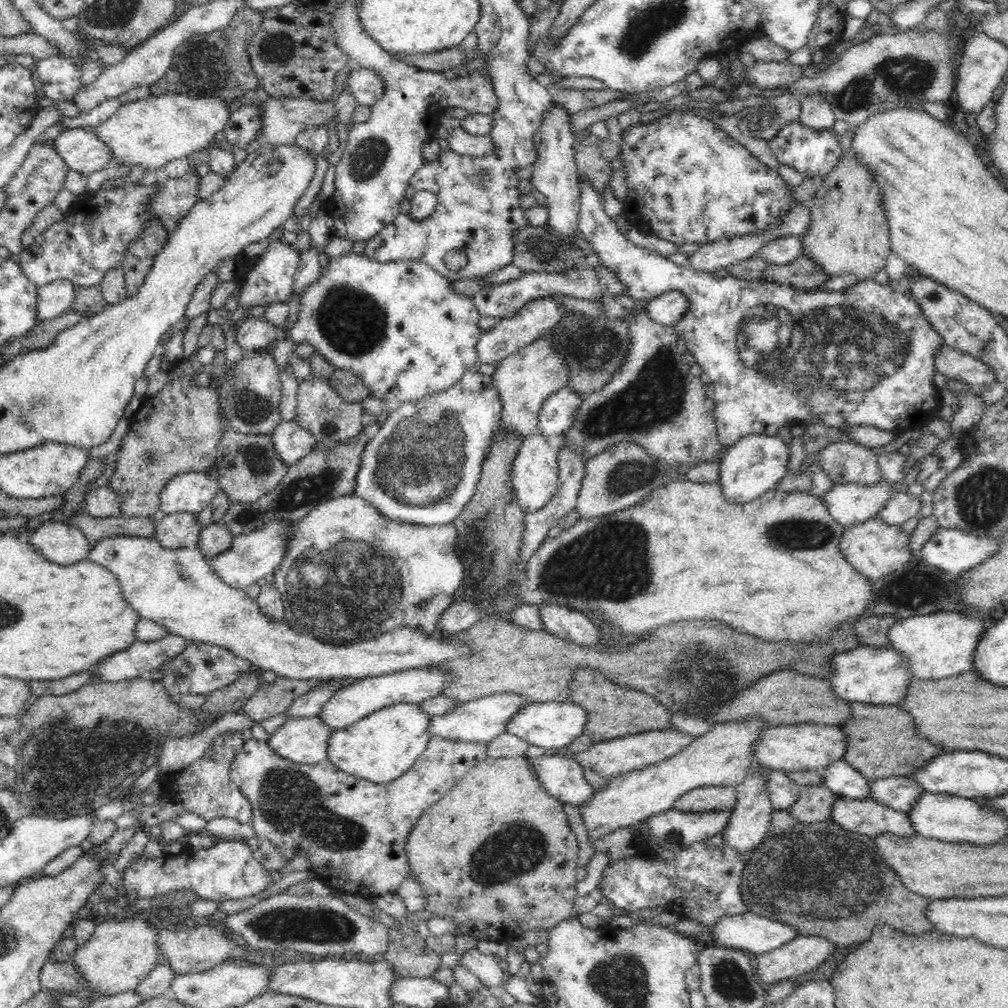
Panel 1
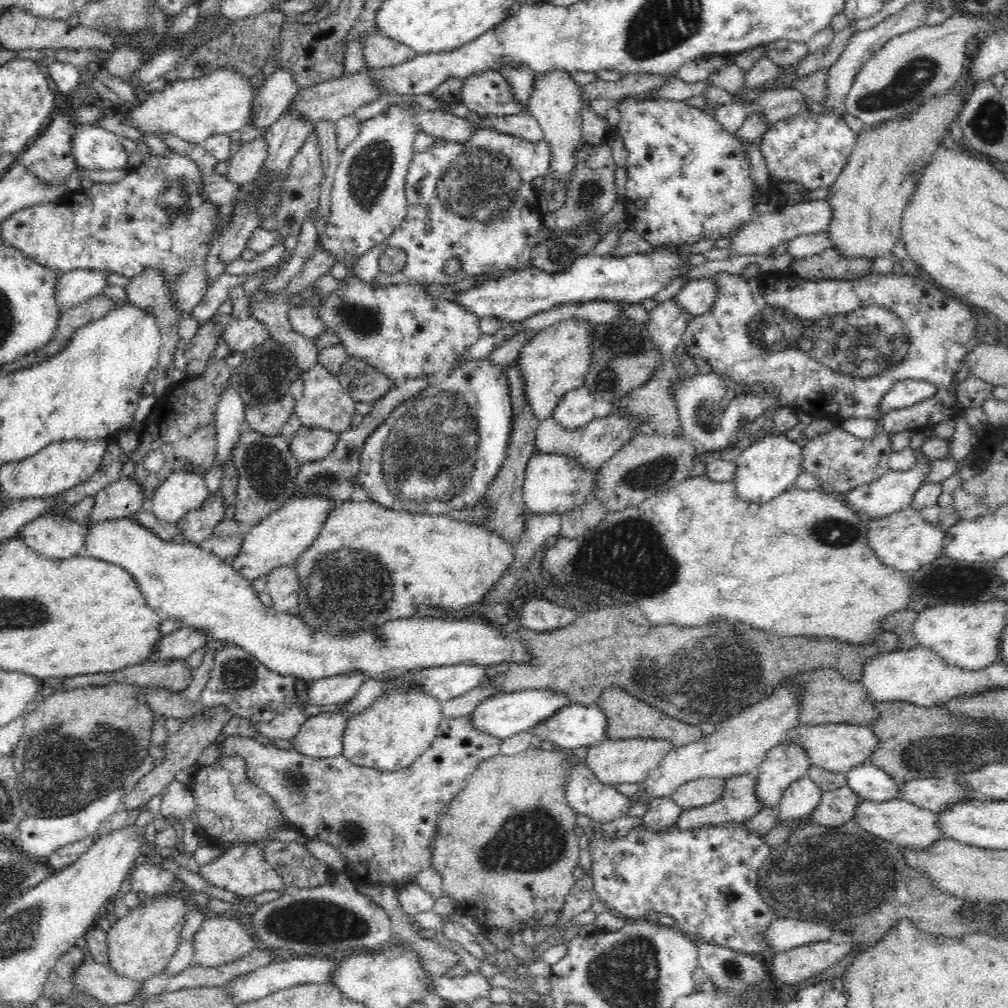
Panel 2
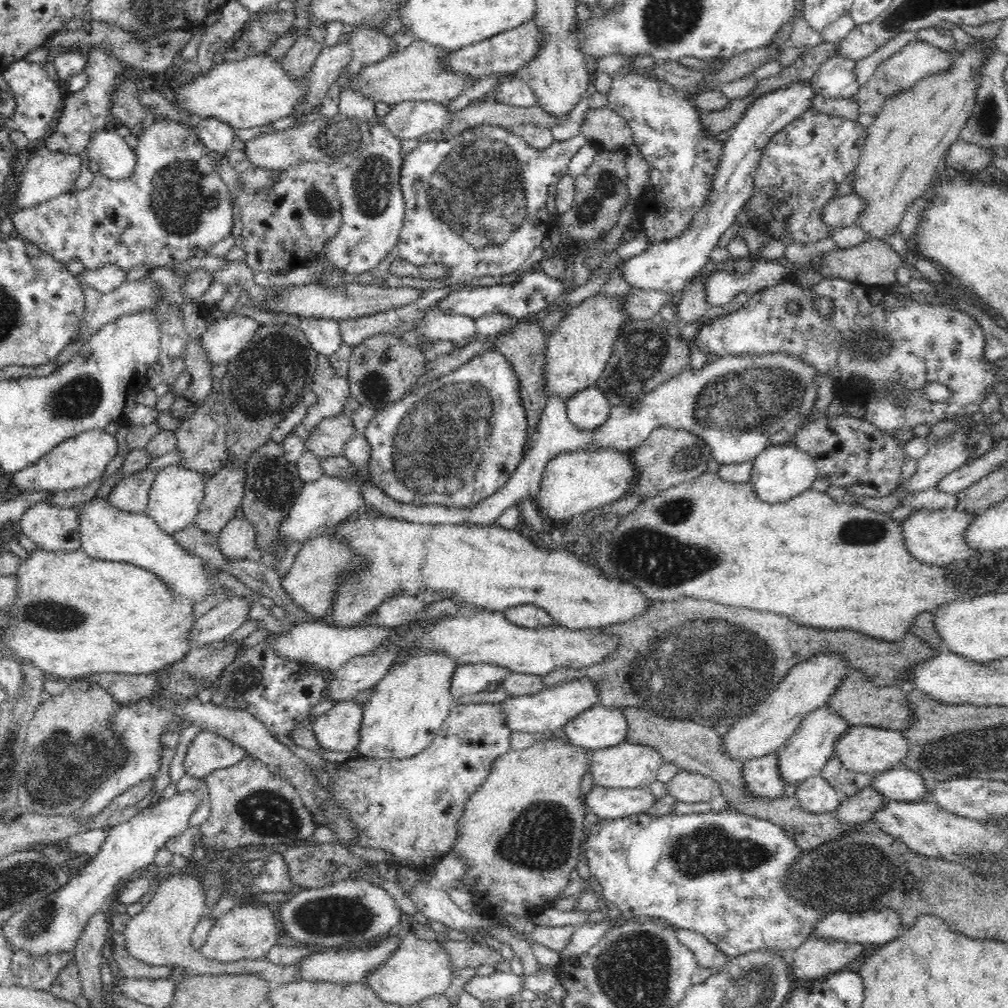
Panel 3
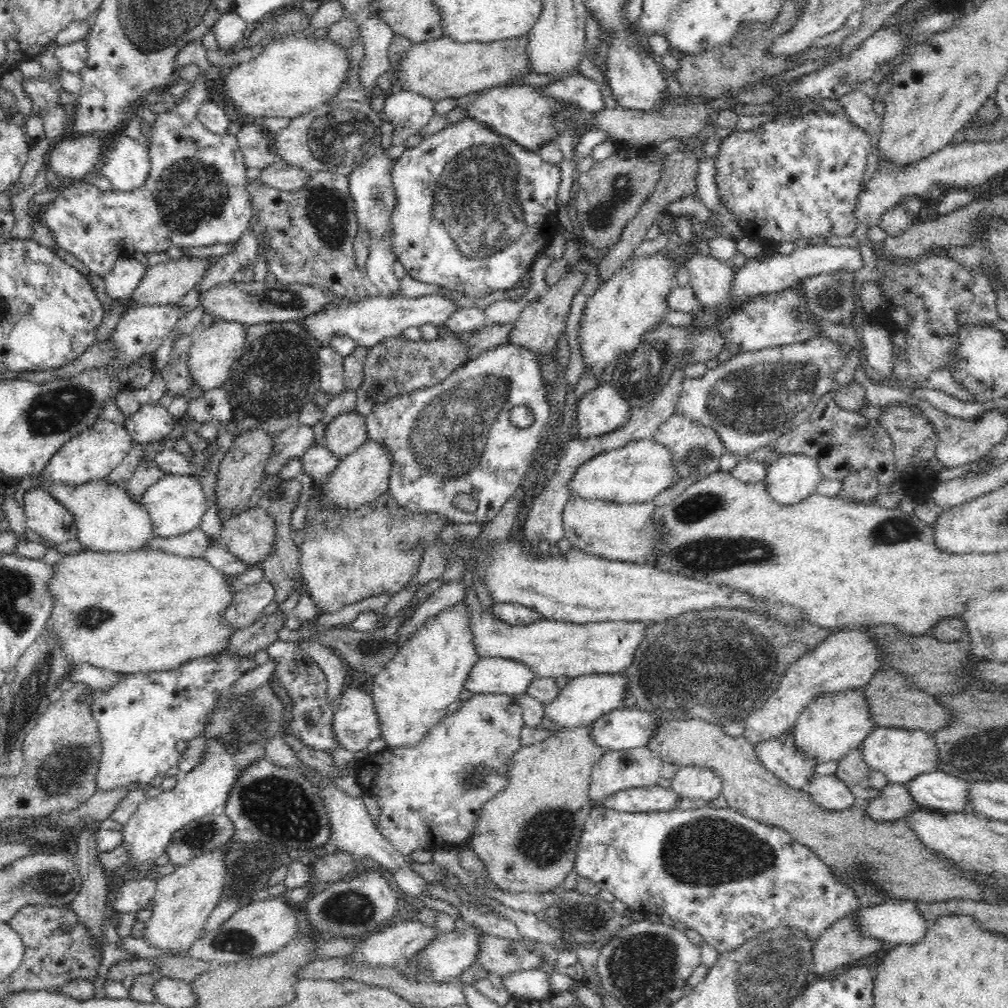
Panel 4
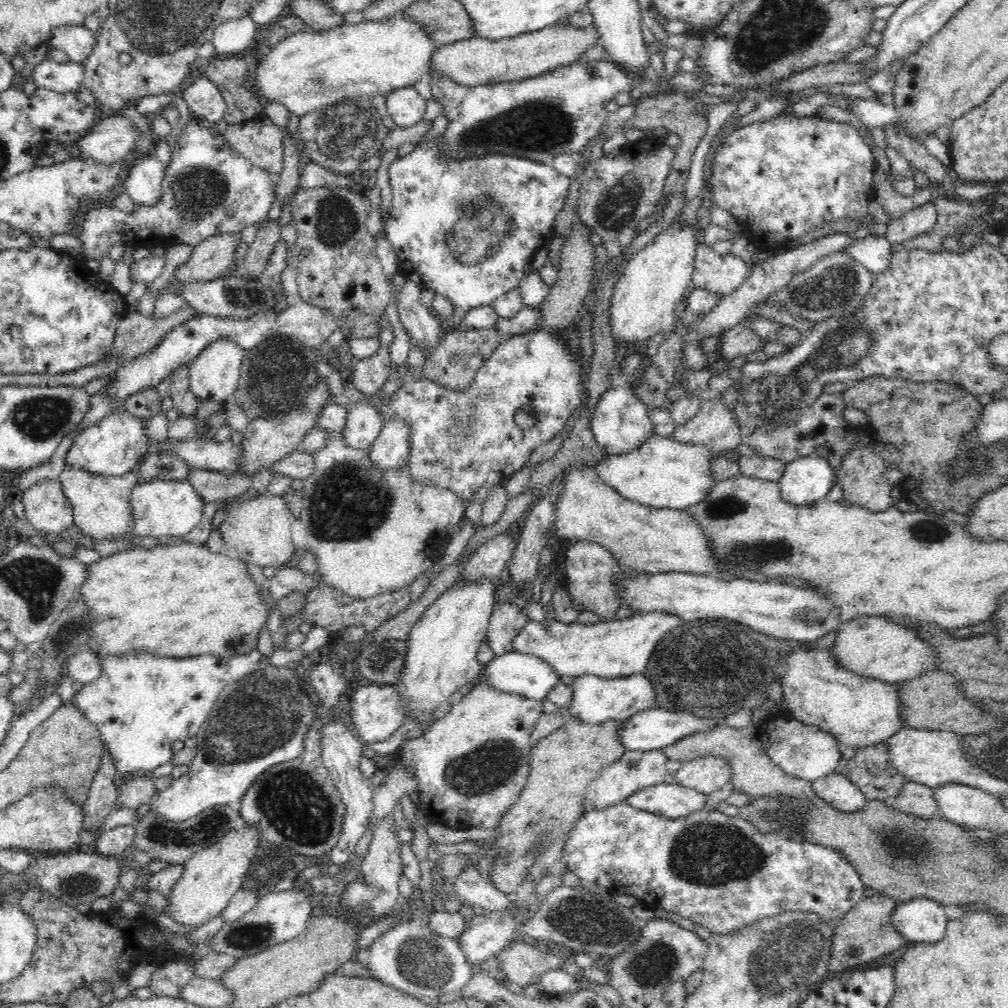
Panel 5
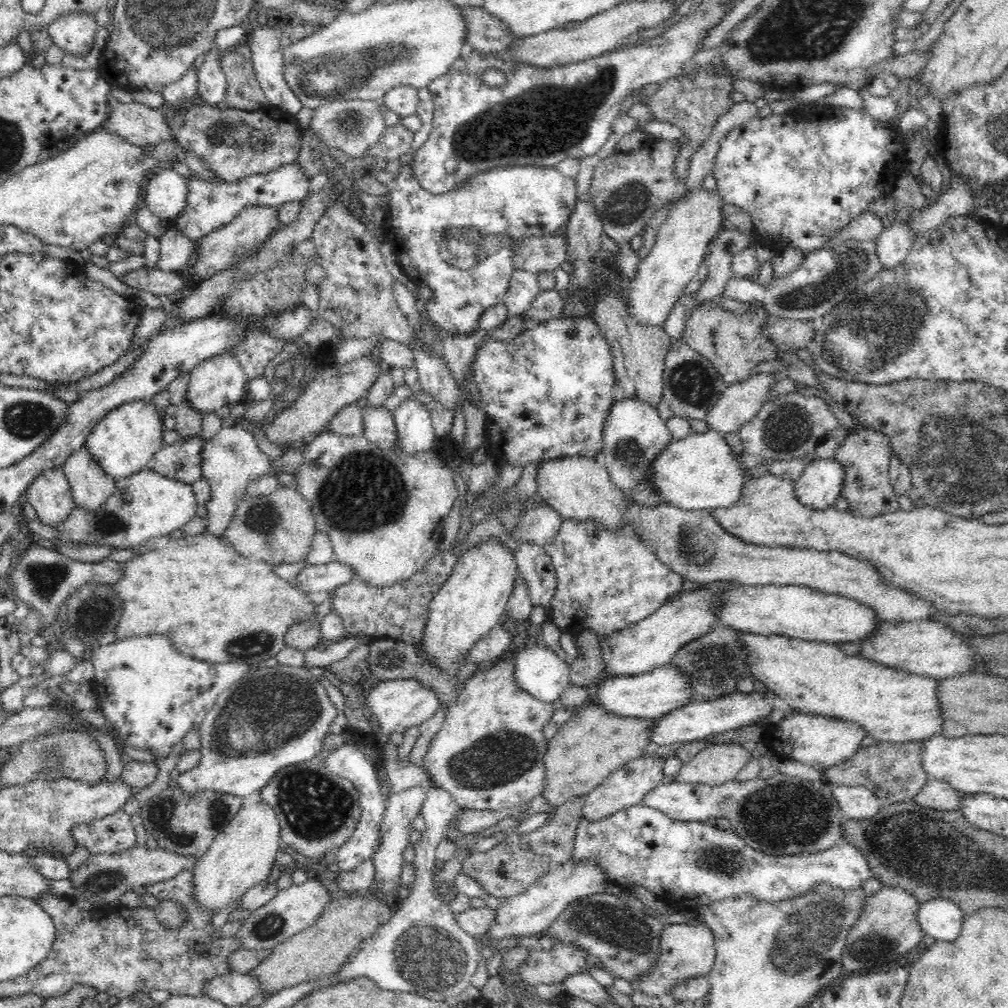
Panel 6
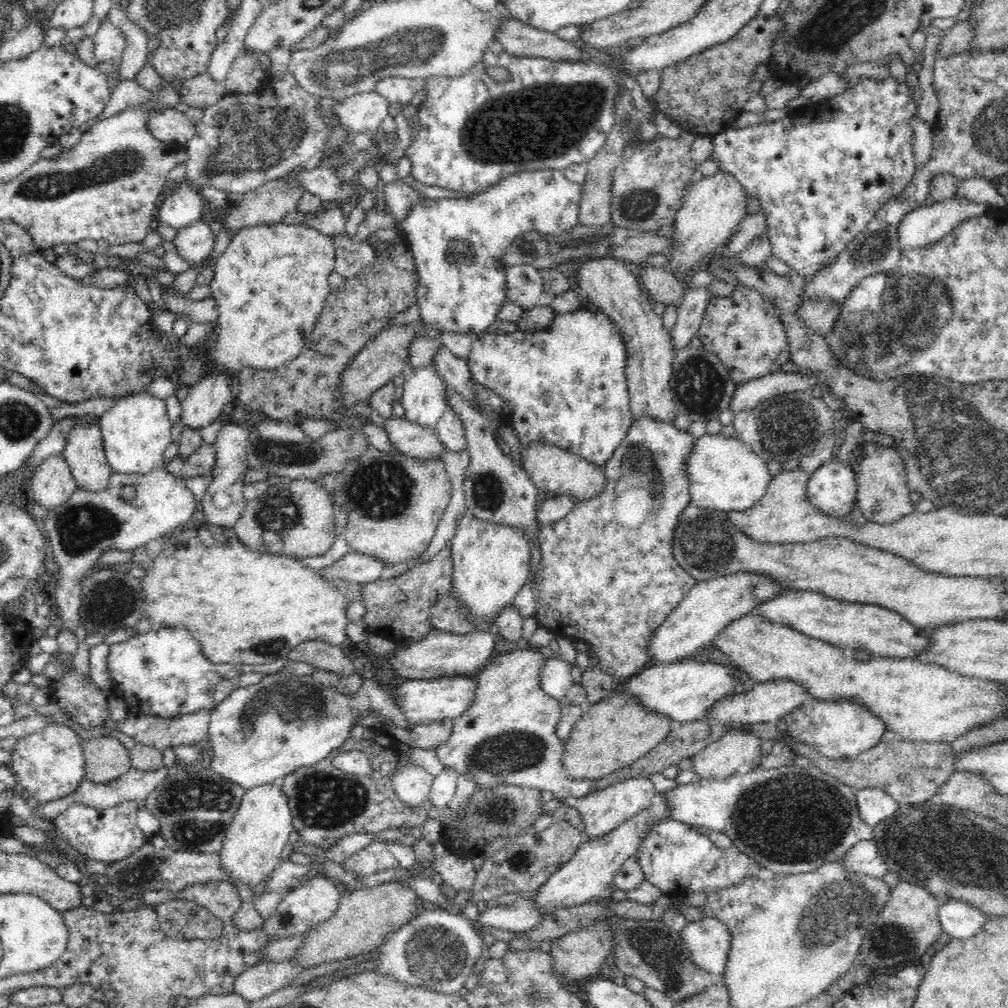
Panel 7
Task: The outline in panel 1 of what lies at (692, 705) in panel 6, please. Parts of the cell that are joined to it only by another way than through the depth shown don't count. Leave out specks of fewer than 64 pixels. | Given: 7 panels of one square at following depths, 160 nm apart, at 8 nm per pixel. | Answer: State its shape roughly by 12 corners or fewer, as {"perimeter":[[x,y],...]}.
{"perimeter":[[574,702],[526,703],[506,730],[544,749],[583,734]]}

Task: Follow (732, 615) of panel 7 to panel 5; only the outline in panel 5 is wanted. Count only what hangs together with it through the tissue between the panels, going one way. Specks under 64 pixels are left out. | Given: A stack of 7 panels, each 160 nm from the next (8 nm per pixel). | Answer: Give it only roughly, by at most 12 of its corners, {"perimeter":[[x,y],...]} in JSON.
{"perimeter":[[638,614],[596,624],[529,620],[513,651],[563,680],[648,668],[685,621]]}

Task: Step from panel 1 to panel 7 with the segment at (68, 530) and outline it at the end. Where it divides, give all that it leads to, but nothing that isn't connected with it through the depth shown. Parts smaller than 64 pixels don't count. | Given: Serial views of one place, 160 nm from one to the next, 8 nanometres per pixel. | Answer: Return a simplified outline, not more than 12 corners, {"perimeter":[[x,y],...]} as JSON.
{"perimeter":[[62,454],[37,466],[26,490],[54,510],[77,489]]}

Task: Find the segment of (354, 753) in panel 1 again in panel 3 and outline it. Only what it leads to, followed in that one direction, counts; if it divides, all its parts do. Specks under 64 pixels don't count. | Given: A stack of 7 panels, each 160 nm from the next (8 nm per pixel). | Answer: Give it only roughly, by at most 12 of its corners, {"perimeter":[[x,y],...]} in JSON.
{"perimeter":[[410,655],[363,705],[364,758],[426,750],[460,662]]}

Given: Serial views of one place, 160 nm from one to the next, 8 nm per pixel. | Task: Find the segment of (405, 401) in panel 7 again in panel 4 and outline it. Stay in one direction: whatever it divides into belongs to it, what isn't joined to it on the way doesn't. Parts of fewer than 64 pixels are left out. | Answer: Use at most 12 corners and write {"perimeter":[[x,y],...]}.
{"perimeter":[[366,441],[320,480],[323,500],[356,510],[387,492],[391,456]]}

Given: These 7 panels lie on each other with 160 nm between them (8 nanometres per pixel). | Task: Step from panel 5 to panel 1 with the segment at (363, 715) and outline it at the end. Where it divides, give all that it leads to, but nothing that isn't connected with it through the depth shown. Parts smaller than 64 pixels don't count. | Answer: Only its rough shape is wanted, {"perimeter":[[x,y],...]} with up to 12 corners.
{"perimeter":[[319,715],[288,719],[267,740],[292,762],[327,759],[330,728]]}

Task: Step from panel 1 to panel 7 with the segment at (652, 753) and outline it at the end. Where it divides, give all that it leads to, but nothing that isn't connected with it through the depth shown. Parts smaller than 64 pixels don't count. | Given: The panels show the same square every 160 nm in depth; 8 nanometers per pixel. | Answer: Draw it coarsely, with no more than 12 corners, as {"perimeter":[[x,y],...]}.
{"perimeter":[[648,776],[584,797],[558,799],[581,815],[586,838],[601,837],[655,800]]}

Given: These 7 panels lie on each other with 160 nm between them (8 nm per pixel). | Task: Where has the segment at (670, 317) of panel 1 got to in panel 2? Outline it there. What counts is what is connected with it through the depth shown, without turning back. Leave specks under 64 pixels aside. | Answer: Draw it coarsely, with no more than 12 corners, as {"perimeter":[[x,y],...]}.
{"perimeter":[[712,278],[689,280],[673,297],[692,317],[714,306]]}

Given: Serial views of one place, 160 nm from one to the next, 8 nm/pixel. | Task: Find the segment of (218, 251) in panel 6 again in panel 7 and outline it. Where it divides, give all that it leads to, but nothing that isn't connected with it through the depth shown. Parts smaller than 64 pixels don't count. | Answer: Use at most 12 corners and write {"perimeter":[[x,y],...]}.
{"perimeter":[[295,169],[231,205],[221,224],[235,235],[282,223],[302,194]]}

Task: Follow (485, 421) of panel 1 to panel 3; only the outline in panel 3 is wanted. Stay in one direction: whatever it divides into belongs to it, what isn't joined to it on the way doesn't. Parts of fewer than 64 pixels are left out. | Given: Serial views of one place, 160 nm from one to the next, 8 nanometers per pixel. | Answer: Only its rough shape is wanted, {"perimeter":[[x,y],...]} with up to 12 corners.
{"perimeter":[[486,349],[376,412],[367,475],[461,509],[522,462],[519,380]]}

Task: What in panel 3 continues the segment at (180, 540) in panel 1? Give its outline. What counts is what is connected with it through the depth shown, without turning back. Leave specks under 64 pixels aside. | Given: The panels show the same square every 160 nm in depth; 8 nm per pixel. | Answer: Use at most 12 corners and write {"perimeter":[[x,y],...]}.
{"perimeter":[[245,464],[205,481],[195,525],[219,534],[245,491]]}

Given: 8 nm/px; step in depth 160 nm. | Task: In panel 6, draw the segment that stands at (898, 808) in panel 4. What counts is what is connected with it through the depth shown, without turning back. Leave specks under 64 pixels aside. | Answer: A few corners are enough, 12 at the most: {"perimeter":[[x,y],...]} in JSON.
{"perimeter":[[925,782],[912,800],[926,809],[956,810],[965,795],[947,782]]}

